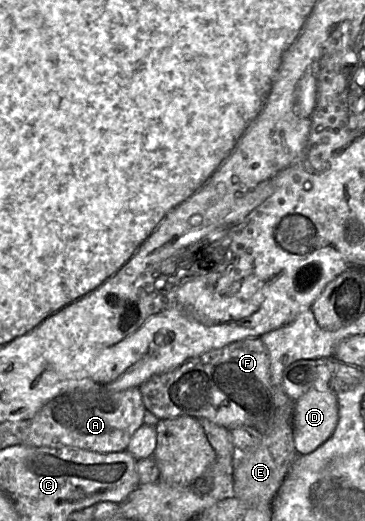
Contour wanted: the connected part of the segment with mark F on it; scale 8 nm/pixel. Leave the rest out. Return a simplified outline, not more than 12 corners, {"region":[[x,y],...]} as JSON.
{"region":[[260,337],[139,389],[159,420],[266,432],[277,410]]}

